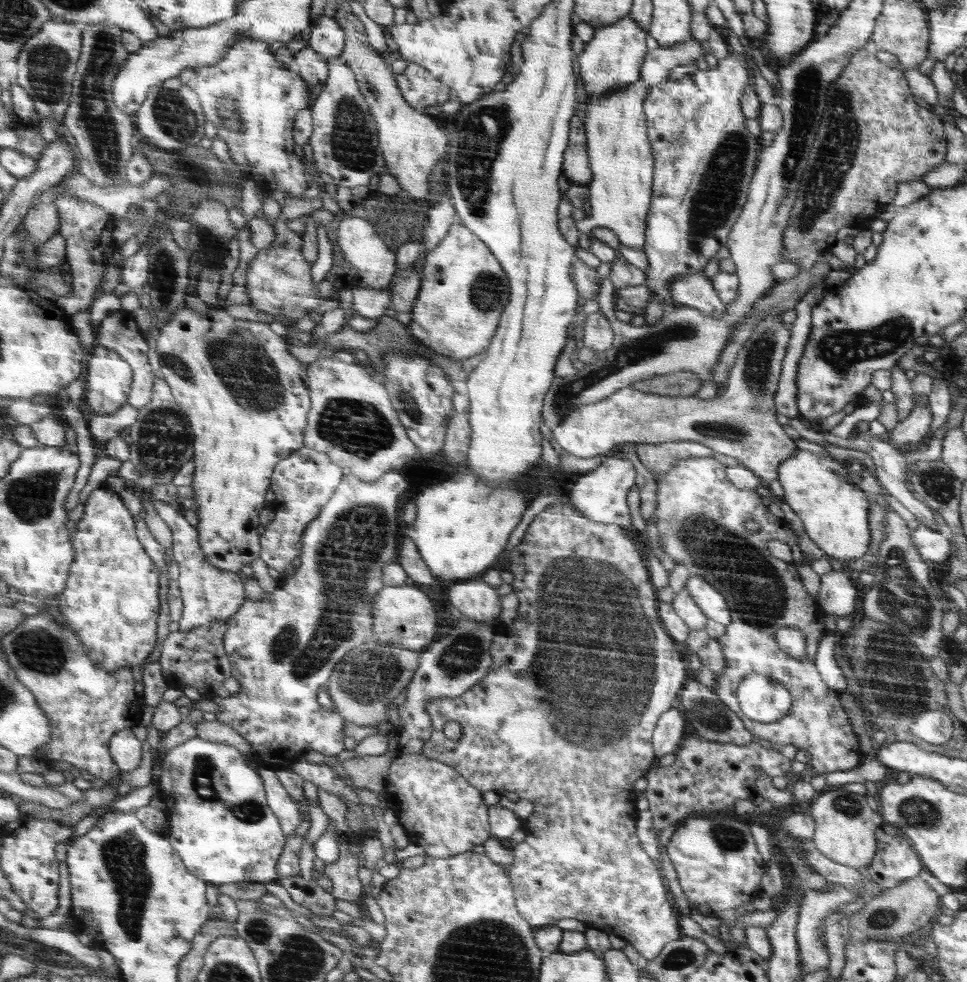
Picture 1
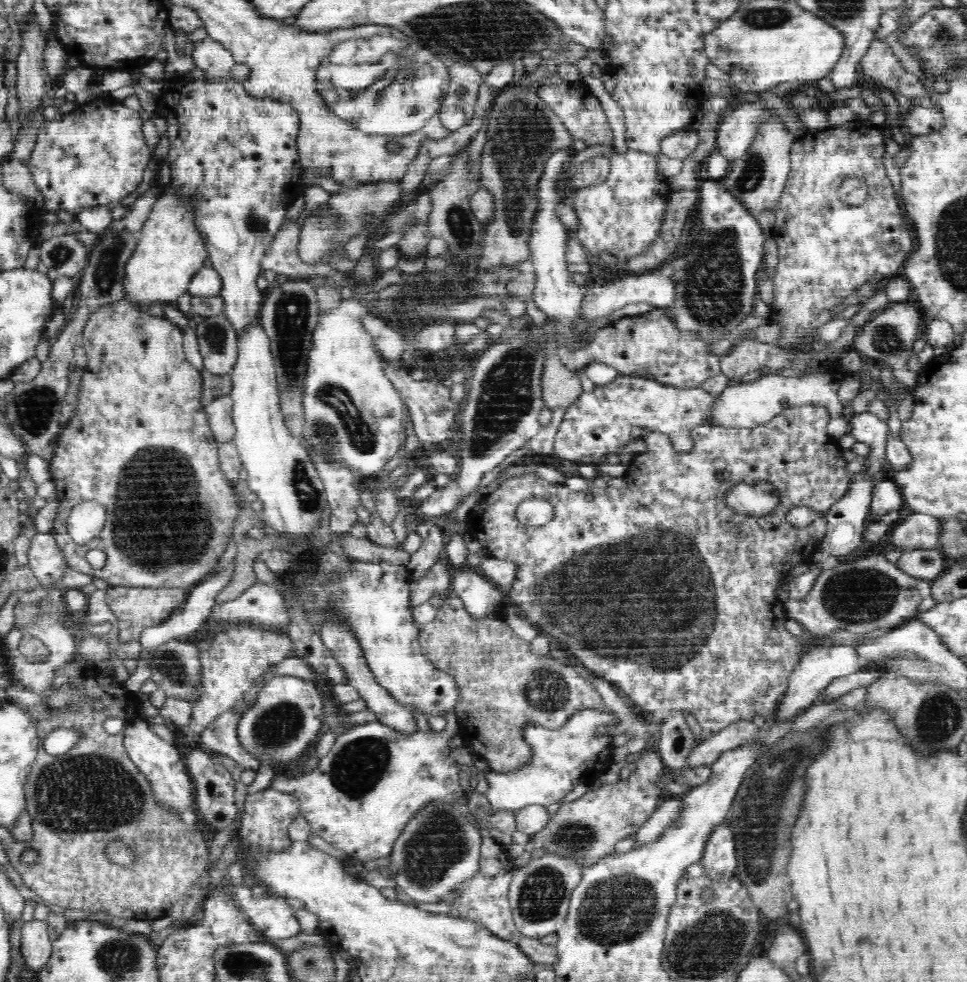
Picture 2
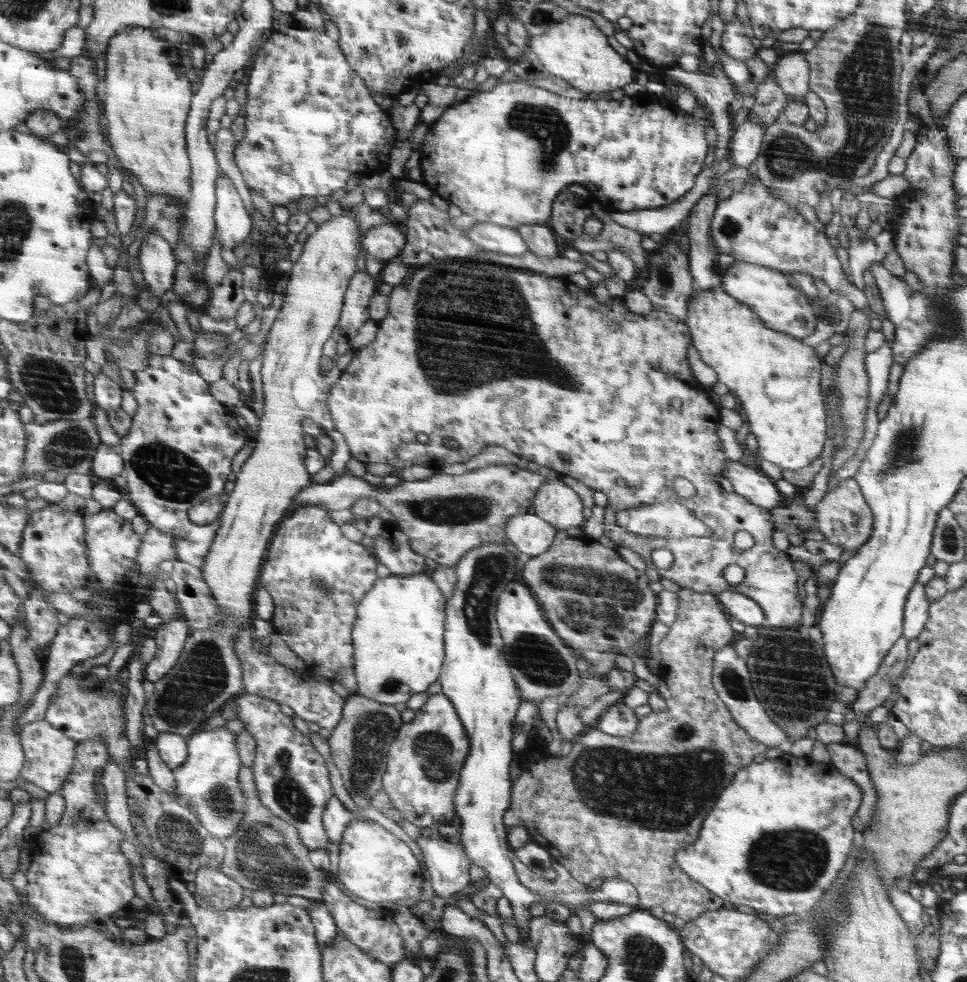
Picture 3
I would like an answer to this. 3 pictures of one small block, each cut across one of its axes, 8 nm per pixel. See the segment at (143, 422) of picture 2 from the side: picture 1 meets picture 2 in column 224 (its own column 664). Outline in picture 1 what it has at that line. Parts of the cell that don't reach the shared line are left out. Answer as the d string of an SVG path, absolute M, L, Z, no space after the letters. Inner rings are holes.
M690 458L678 461L666 475L657 475L656 490L658 502L655 514L658 518L656 528L658 529L660 544L666 554L669 554L675 562L683 564L691 576L708 578L708 582L717 592L722 594L726 605L731 612L730 624L725 625L726 632L717 641L722 646L723 654L726 656L727 665L724 670L716 674L716 683L713 689L719 699L735 711L747 730L756 734L764 743L772 746L794 745L798 750L806 750L811 759L808 766L814 774L826 774L839 770L852 770L861 760L862 752L858 748L856 734L852 732L850 720L842 710L842 704L838 702L840 690L830 688L823 680L822 674L818 672L813 664L814 657L818 654L820 639L827 633L824 618L826 613L819 606L819 602L812 596L808 596L806 588L802 586L802 579L797 571L796 563L802 562L804 555L798 546L798 539L794 531L788 528L788 522L784 518L777 518L768 509L768 502L754 490L740 489L728 479L727 468L724 464L714 458ZM744 520L754 520L760 524L758 533L746 532L742 528ZM770 540L780 540L788 544L792 555L792 561L786 562L770 555L766 544ZM784 627L798 627L806 639L807 658L792 658L786 654L776 642L775 632ZM749 674L763 674L783 684L791 694L792 704L788 714L774 722L758 722L747 718L739 702L735 698L738 685Z

